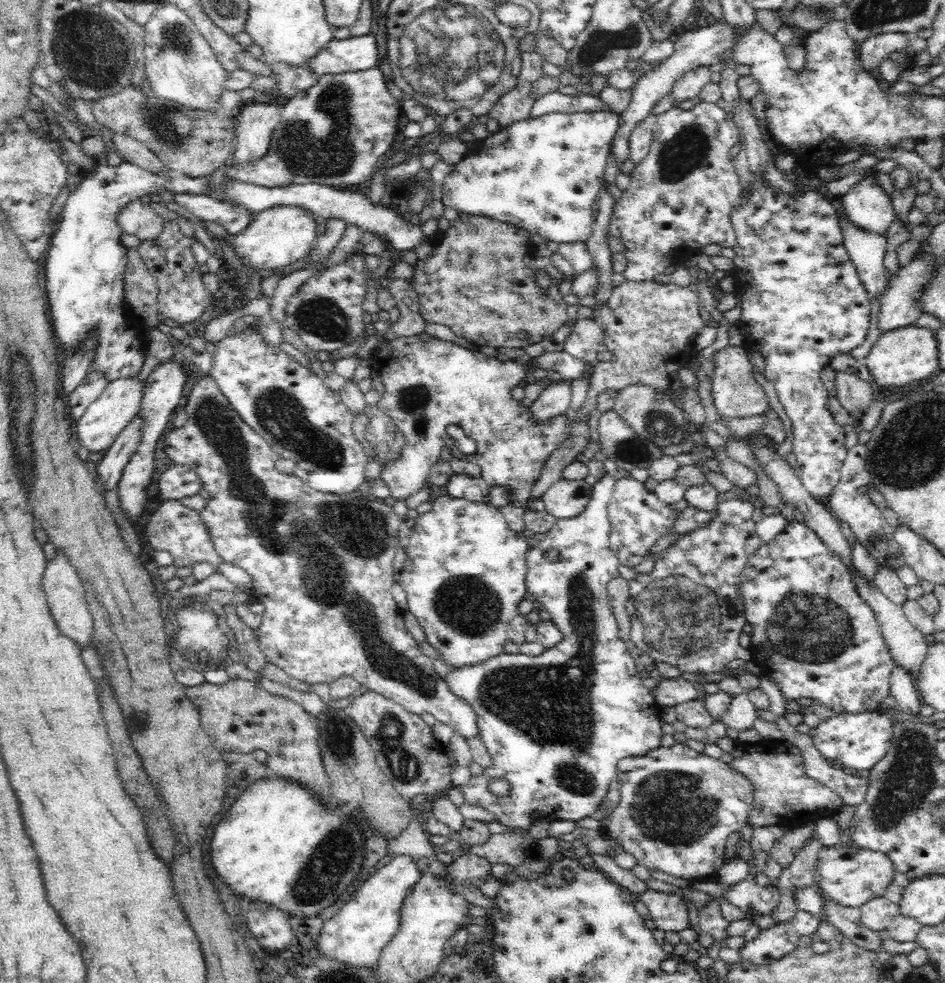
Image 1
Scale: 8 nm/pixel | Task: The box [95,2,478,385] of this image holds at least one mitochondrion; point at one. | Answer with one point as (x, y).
(303, 153)

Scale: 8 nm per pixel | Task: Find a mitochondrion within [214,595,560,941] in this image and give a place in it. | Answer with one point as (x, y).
(336, 854)

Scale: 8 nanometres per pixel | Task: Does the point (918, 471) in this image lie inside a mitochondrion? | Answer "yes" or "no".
yes

